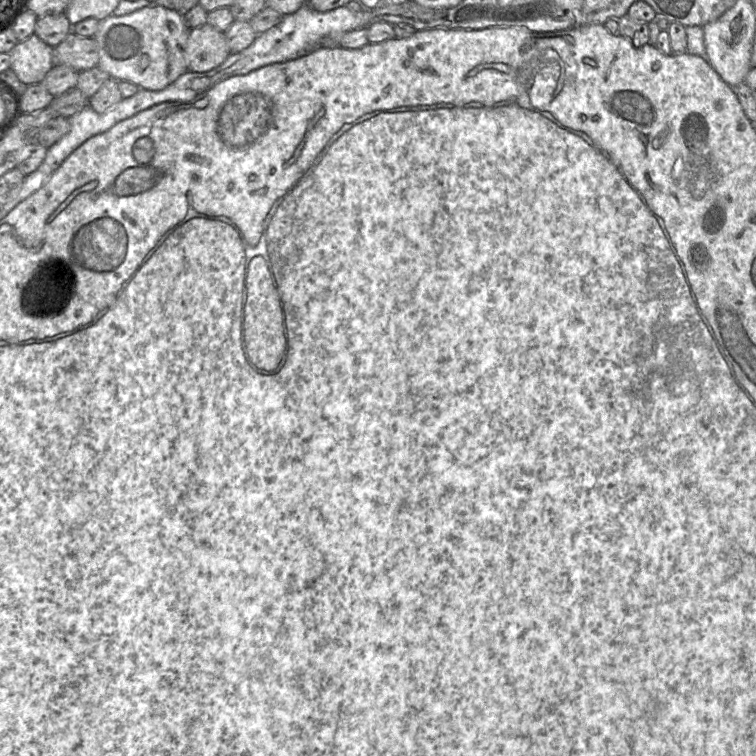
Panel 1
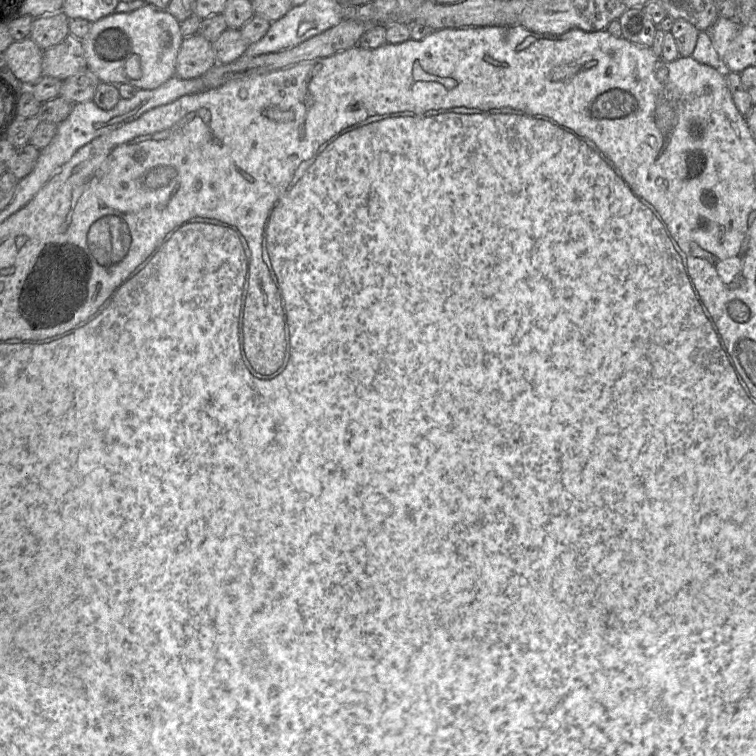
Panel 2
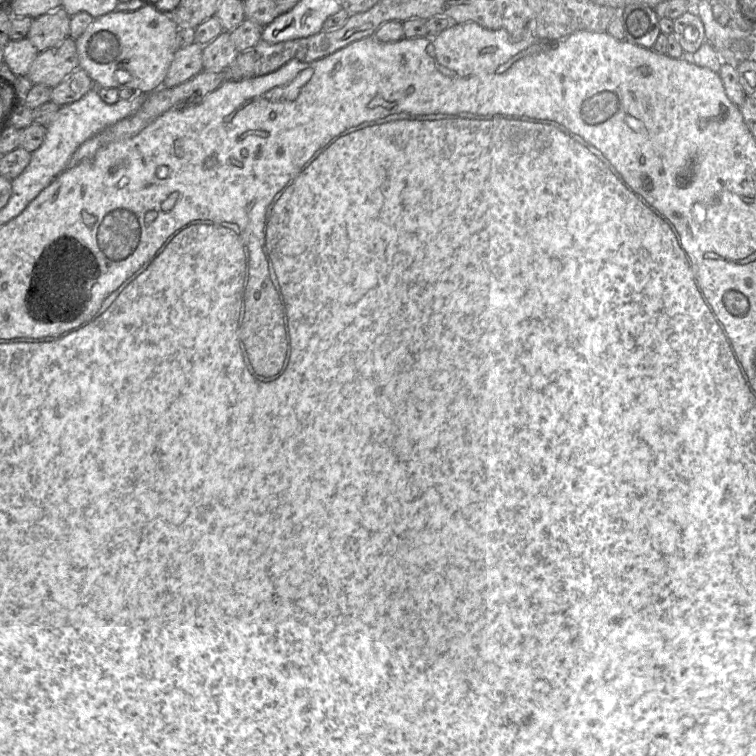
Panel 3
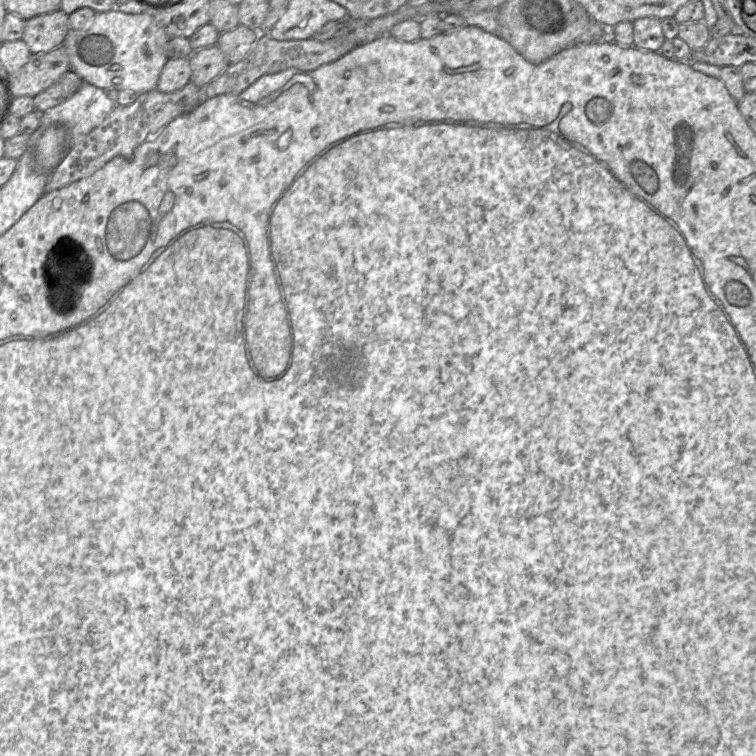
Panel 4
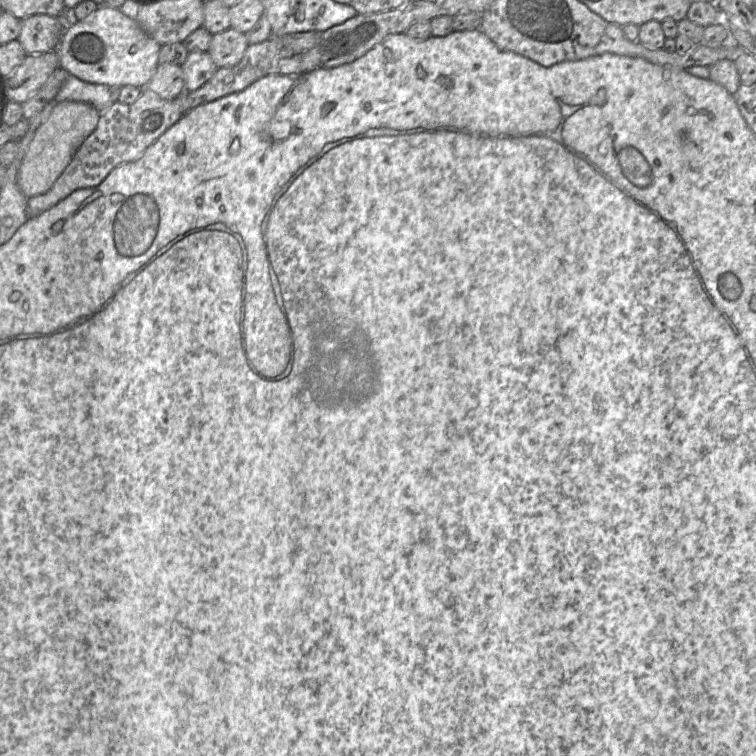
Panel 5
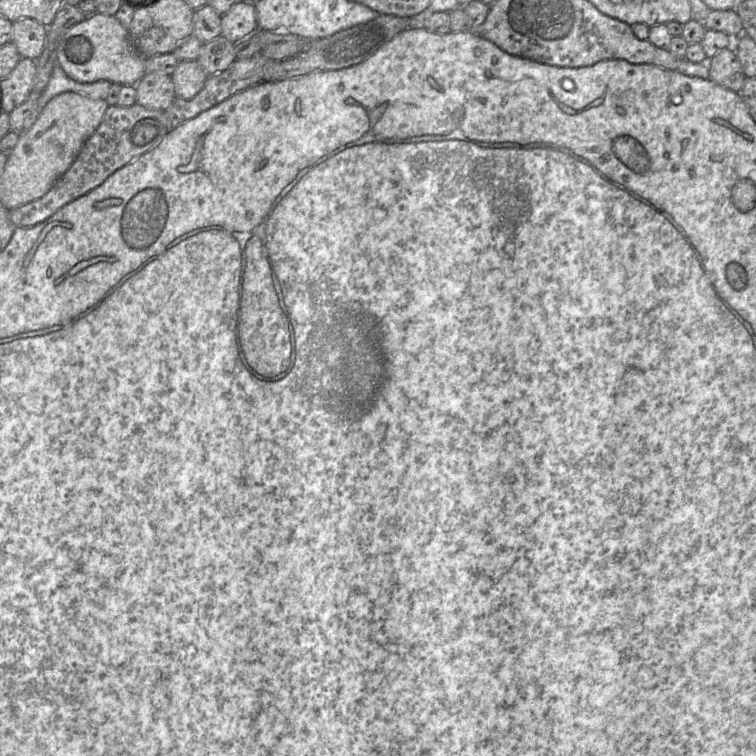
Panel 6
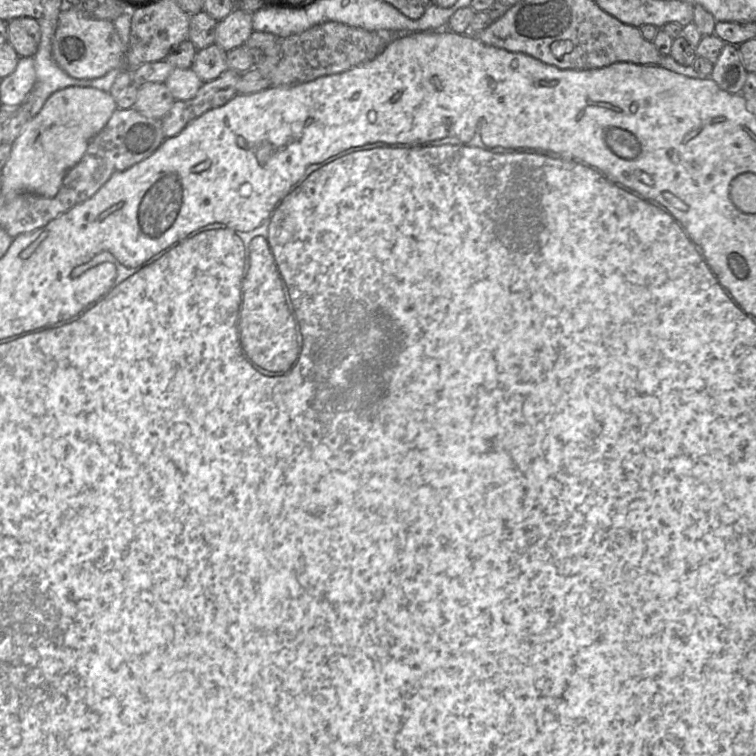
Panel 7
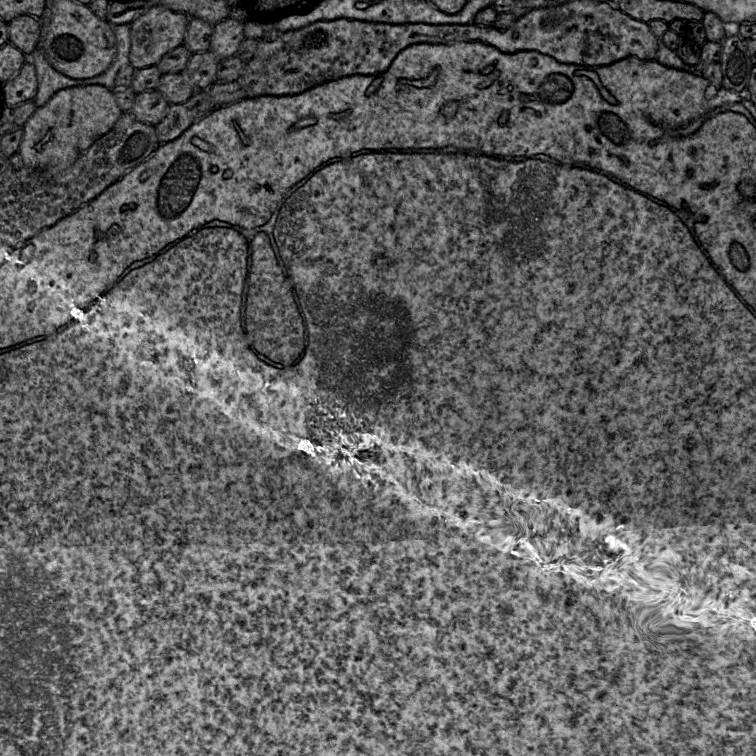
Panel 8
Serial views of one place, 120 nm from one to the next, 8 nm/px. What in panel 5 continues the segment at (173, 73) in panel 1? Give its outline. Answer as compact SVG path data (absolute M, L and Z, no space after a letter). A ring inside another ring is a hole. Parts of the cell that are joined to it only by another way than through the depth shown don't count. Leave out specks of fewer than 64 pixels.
M99 5L98 9L88 15L85 19L76 21L65 27L58 45L58 56L59 56L59 66L66 70L68 73L74 75L78 79L95 84L104 84L108 87L124 87L124 86L135 86L138 88L145 88L152 78L156 68L159 65L158 57L161 49L161 45L157 43L153 38L151 38L145 31L140 27L136 19L131 19L124 15L120 9L108 7L105 5Z

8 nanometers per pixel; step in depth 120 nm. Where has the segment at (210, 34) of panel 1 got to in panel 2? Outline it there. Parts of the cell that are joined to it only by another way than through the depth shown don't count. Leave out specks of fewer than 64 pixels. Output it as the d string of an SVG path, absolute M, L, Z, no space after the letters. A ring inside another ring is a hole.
M200 33L184 38L176 61L175 77L200 78L213 68L217 60L212 43Z

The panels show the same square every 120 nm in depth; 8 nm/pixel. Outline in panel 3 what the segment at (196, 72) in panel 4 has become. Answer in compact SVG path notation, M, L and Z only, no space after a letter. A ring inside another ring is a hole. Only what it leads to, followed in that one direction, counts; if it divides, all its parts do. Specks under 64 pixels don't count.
M222 31L210 43L203 46L202 64L207 72L225 71L239 52L235 48L230 32Z

